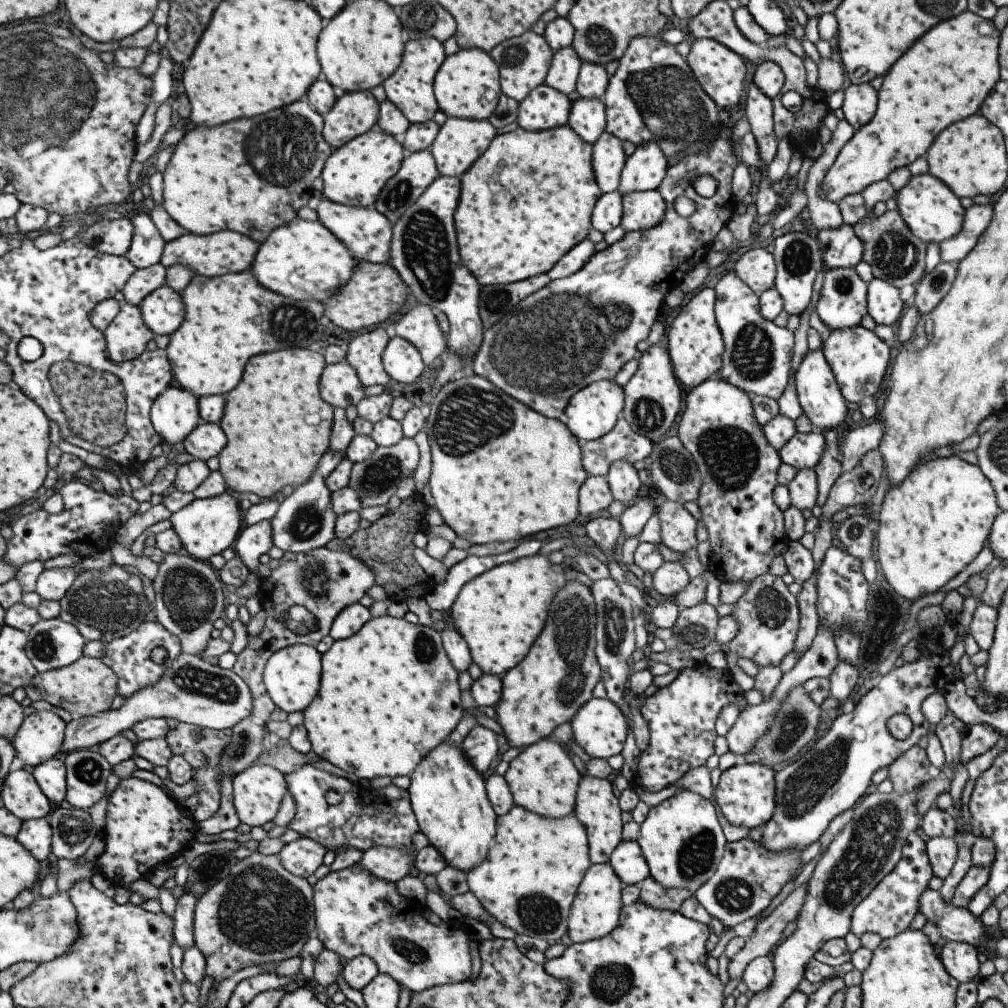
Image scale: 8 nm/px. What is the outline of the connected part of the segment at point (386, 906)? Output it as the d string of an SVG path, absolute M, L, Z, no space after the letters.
M361 865L329 871L323 878L317 879L312 886L312 901L316 937L323 949L333 951L347 961L359 955L368 956L379 973L388 974L411 993L469 979L469 933L462 920L451 918L439 925L429 923L423 916L423 911L427 908L421 901L398 895L394 883L373 876Z

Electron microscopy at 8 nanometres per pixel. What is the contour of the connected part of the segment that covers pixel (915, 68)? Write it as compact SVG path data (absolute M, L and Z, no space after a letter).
M967 10L960 12L953 18L938 22L935 26L932 26L925 34L922 34L890 67L889 70L882 76L882 83L879 90L876 92L876 111L873 114L873 118L869 119L867 124L861 126L854 131L853 136L841 147L839 154L835 157L833 164L826 170L825 176L821 181L820 196L826 201L836 203L844 196L860 194L860 192L870 184L879 182L886 179L890 172L893 172L896 168L907 167L913 160L923 156L924 152L929 148L929 145L935 140L935 137L946 126L953 124L954 122L963 120L968 116L974 115L979 112L981 103L984 101L985 95L989 94L989 90L993 88L993 85L998 79L998 38L999 31L995 29L991 20L985 20L973 12Z

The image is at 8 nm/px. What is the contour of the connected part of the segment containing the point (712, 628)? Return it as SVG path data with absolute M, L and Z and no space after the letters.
M704 600L695 606L680 609L672 624L673 636L677 640L675 649L690 651L703 648L714 640L718 623L717 613Z

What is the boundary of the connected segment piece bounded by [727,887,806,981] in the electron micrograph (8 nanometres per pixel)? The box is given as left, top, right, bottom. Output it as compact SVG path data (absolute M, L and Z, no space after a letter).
M794 888L786 898L777 905L774 910L768 915L762 918L753 928L752 933L748 936L744 942L743 948L736 952L727 963L728 978L731 980L741 980L742 972L747 966L748 962L751 962L755 957L762 957L771 950L771 946L779 944L783 938L783 928L789 924L792 920L796 919L799 909L803 904L806 895L806 888Z

